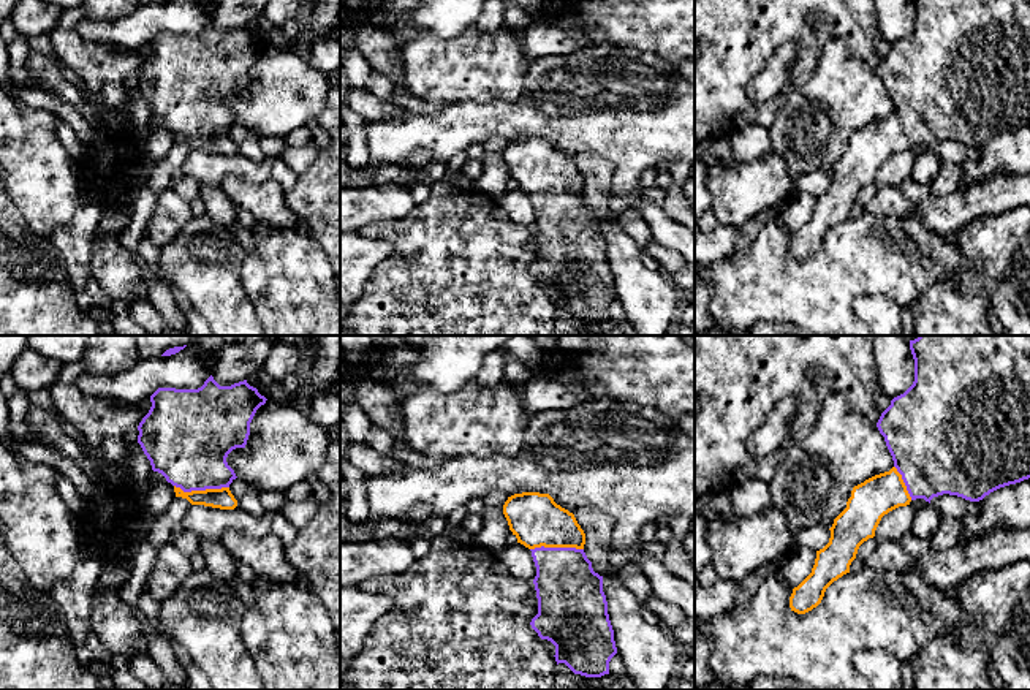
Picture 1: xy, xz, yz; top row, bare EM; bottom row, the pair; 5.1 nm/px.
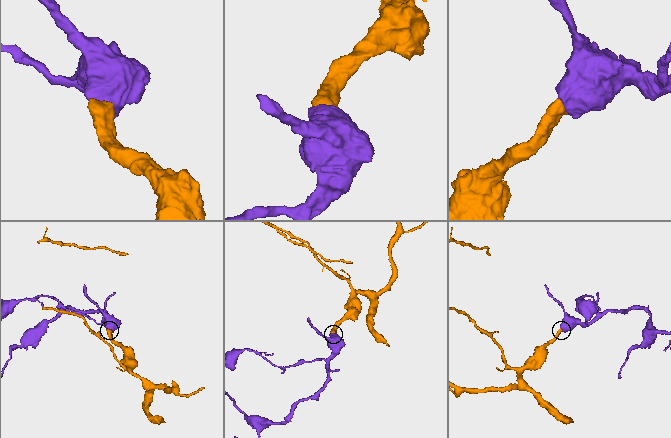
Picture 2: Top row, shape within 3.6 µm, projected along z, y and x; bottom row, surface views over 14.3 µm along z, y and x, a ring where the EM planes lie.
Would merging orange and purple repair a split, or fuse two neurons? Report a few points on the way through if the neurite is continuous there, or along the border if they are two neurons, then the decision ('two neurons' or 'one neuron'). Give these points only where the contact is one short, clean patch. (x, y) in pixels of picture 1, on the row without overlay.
way xy (223, 144), (214, 136), (201, 136), (189, 89); one neuron

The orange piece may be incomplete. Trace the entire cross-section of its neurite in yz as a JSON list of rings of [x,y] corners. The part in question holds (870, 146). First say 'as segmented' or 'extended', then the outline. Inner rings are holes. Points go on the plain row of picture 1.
extended | [[[913,0],[915,27],[881,59],[877,73],[884,82],[894,112],[851,136],[846,154],[834,165],[829,188],[816,196],[812,218],[793,234],[790,253],[805,260],[816,253],[826,234],[850,218],[859,191],[875,182],[884,160],[911,146],[949,139],[979,147],[990,138],[1030,123],[1030,0]]]

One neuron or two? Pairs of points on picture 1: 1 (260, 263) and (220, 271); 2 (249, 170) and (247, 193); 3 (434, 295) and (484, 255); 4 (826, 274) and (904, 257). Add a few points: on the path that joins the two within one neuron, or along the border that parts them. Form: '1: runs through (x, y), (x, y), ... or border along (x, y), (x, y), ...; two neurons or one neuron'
1: border along (246, 254), (241, 268), (241, 284), (252, 303); two neurons
2: border along (269, 178), (247, 181), (227, 174), (219, 185); two neurons
3: runs through (446, 293), (472, 268); one neuron
4: runs through (845, 268), (856, 258), (885, 258); one neuron

